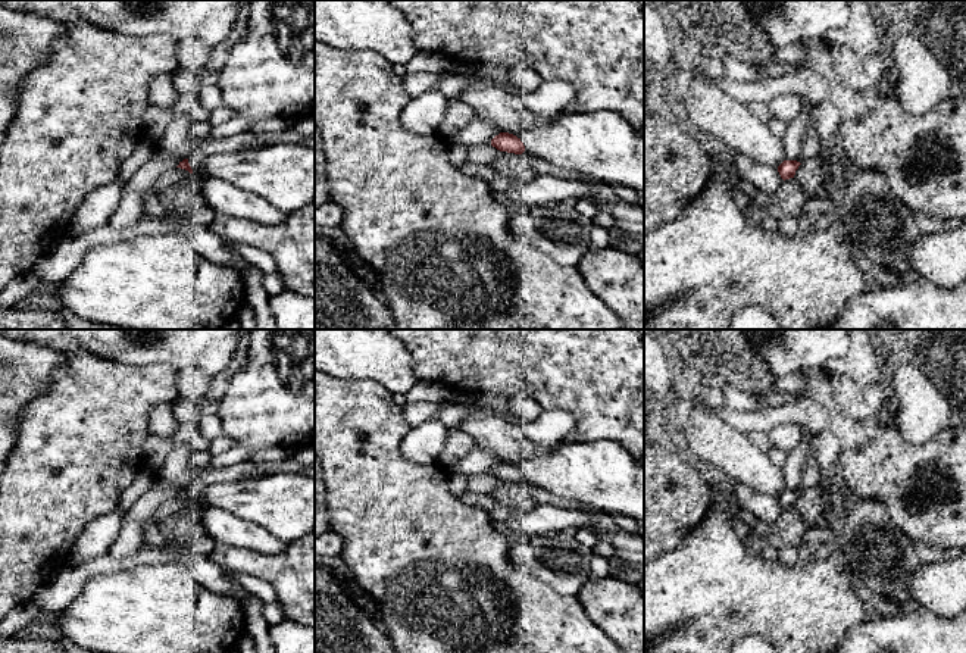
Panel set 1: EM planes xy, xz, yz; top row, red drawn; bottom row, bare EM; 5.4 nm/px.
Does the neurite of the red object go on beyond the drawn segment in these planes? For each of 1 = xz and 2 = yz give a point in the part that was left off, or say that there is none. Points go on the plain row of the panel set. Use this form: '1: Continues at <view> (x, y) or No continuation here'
1: No continuation here
2: No continuation here

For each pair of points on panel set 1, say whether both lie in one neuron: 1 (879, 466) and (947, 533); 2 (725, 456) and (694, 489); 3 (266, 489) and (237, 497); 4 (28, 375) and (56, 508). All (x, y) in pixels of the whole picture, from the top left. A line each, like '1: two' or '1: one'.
1: one
2: two
3: one
4: two

